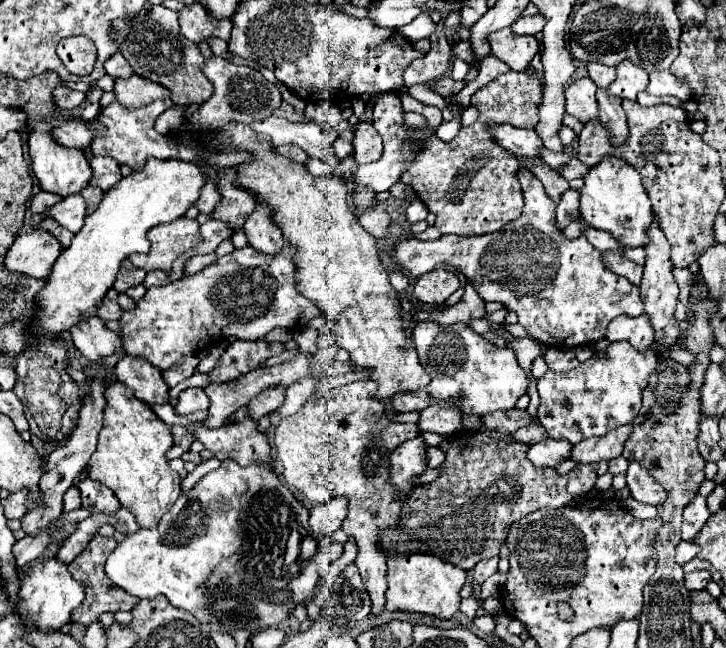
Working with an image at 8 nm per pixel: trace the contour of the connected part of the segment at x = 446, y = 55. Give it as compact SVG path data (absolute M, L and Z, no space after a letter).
M441 19L437 26L437 32L433 32L431 40L431 50L427 52L425 58L413 60L411 66L405 70L405 86L413 86L417 82L427 82L433 78L445 76L447 68L451 66L453 60L453 50L451 42L445 34L445 20Z

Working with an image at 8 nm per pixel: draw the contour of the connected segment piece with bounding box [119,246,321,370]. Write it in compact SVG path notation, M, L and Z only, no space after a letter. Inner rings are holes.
M251 246L241 250L233 250L231 254L219 258L211 266L203 268L197 274L187 274L183 280L169 282L165 286L153 286L147 294L135 302L135 310L125 310L119 320L119 336L129 356L137 356L149 360L159 370L167 370L169 366L181 362L183 356L191 356L207 348L217 338L235 336L241 340L259 340L273 328L287 328L289 332L305 330L307 322L321 314L321 310L307 298L303 298L295 288L295 264L291 260L293 250L289 246L283 248L275 258L257 252Z

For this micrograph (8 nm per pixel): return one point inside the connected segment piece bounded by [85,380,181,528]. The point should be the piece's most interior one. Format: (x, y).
(130, 459)

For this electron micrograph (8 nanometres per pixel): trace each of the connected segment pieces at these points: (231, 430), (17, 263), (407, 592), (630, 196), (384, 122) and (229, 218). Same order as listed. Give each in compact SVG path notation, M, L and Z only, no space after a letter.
M243 420L215 430L207 430L201 426L197 428L195 436L219 460L235 460L239 466L261 464L261 462L273 466L271 446L267 442L267 436L257 432L253 420Z
M25 230L9 248L5 256L5 268L31 278L47 278L59 254L61 246L49 232Z
M407 554L407 556L391 556L387 560L387 580L389 588L385 592L385 608L389 612L419 612L427 616L435 616L439 620L451 620L461 604L461 588L465 584L467 572L447 564L429 554Z
M605 158L597 166L593 166L585 180L585 188L581 190L581 218L597 228L605 230L615 240L619 240L625 248L639 248L649 242L647 228L653 222L653 212L651 212L651 200L641 184L639 172L623 162L621 158Z
M385 92L385 96L379 96L375 100L373 126L383 136L385 150L383 150L383 156L381 156L379 162L373 162L373 164L367 164L367 166L359 168L359 172L355 174L357 176L355 182L363 184L363 186L371 186L377 192L387 192L395 182L399 182L401 174L405 172L405 164L409 164L413 152L421 150L421 142L427 140L433 134L433 130L427 124L421 126L421 128L415 128L415 126L407 126L403 122L403 108L401 108L401 100L399 100L397 92Z
M225 168L221 174L223 180L217 180L221 200L219 200L219 204L211 216L215 220L223 220L223 222L231 224L229 228L237 230L237 228L243 228L247 216L255 210L257 200L253 200L253 194L233 186L233 180L235 180L233 174L235 174L233 168Z

